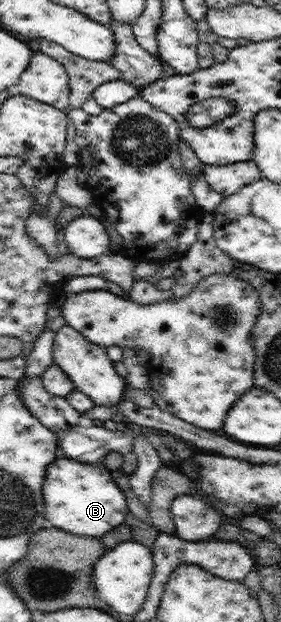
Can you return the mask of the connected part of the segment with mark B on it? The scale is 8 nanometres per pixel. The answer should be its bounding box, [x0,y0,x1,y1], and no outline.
[43,456,129,537]

